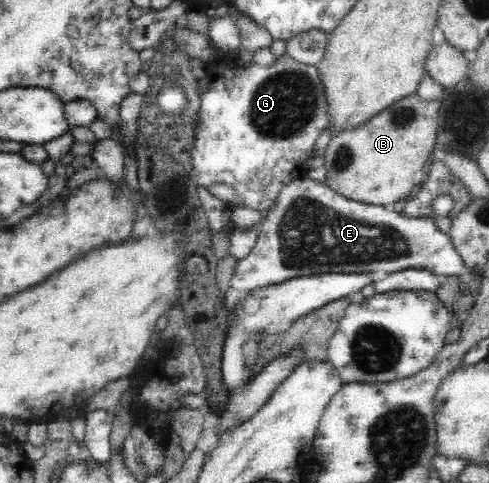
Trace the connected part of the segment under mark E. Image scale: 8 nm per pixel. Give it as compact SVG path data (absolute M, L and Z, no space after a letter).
M306 175L293 178L283 186L275 198L274 206L260 225L259 239L253 250L238 261L230 287L241 295L258 288L295 279L329 273L375 273L393 274L405 269L428 270L435 276L457 276L469 284L473 273L463 265L463 260L453 248L448 234L437 229L433 218L407 217L403 212L389 211L386 207L353 201L333 192L327 184L312 180Z

